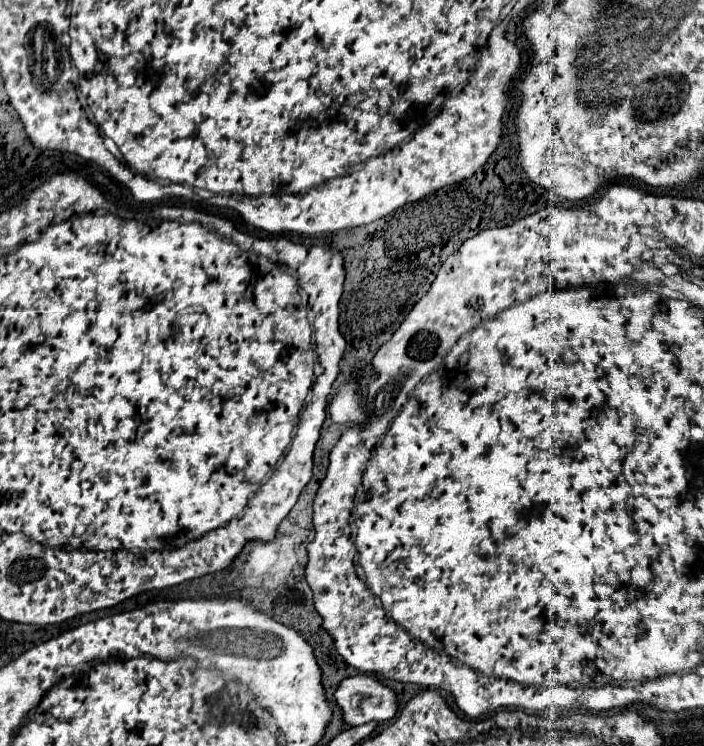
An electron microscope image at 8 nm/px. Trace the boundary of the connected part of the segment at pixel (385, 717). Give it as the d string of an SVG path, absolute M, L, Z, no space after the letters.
M357 675L341 681L335 699L349 725L363 725L369 721L389 721L397 713L397 693L373 675Z

